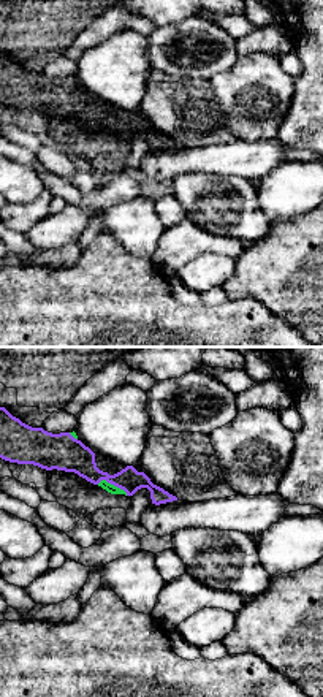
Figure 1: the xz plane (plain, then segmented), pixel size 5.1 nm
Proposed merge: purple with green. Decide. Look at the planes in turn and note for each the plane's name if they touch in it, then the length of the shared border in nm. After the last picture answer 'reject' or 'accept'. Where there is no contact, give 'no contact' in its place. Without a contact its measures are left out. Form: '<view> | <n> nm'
xz | 170 nm

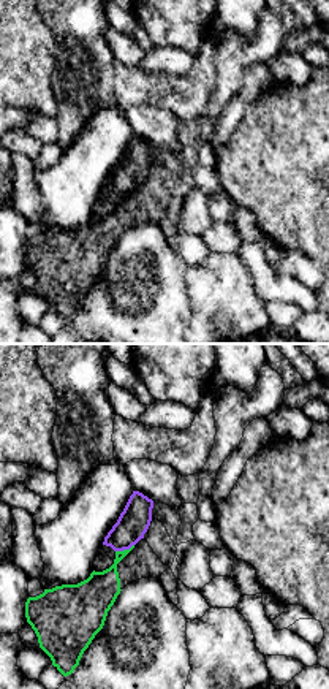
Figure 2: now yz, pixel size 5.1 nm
yz | 100 nm

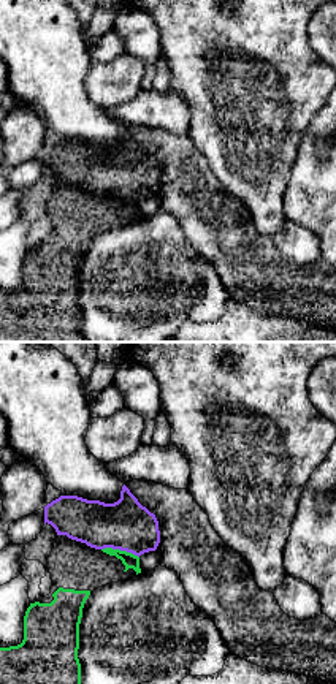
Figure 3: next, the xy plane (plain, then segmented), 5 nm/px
xy | 200 nm

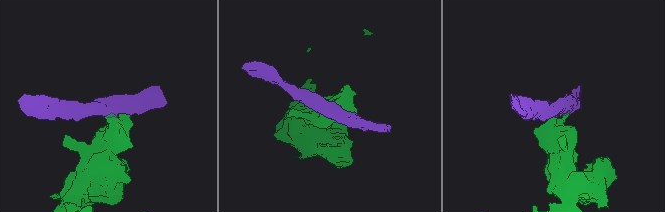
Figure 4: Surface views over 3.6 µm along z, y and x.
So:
accept

